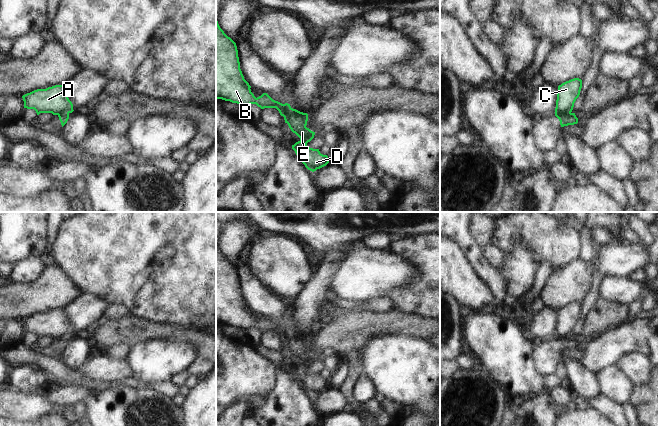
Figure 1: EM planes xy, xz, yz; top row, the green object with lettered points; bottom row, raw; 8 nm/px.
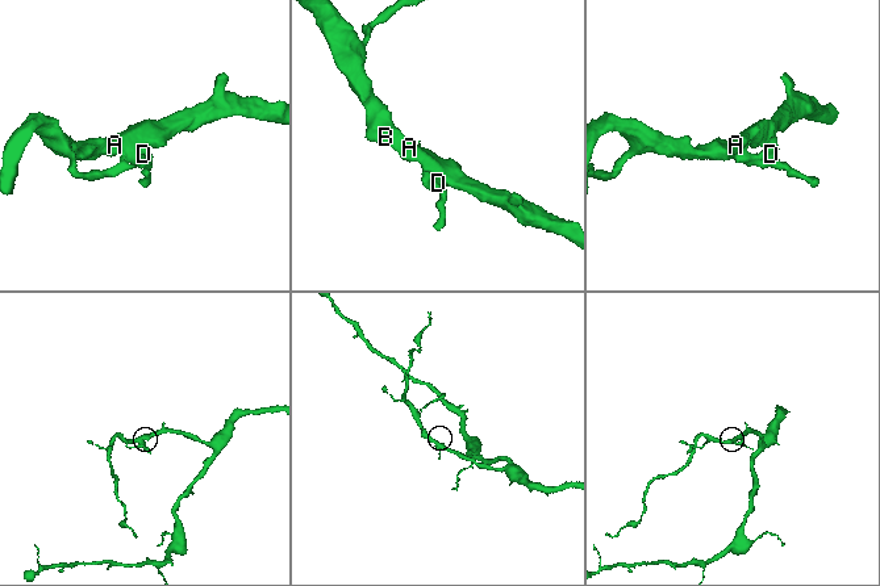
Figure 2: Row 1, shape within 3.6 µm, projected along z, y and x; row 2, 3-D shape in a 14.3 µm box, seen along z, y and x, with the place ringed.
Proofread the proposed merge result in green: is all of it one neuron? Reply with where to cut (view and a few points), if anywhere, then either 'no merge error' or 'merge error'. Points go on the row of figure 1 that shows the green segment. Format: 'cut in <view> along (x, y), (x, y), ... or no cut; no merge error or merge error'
cut in xz along (285, 104), (290, 109), (290, 112), (284, 118); merge error

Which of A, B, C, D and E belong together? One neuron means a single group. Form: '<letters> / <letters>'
A B C / D E

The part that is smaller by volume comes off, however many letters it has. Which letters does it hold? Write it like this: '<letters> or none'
D, E

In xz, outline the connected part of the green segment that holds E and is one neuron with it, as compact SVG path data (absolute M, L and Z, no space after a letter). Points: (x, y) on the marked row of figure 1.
M285 103L285 107L291 109L290 114L284 118L285 123L300 138L298 142L292 145L292 149L295 151L298 159L312 172L326 166L329 163L328 156L321 154L319 149L313 149L307 146L307 143L315 135L315 132L306 127L308 114L293 109L288 103Z

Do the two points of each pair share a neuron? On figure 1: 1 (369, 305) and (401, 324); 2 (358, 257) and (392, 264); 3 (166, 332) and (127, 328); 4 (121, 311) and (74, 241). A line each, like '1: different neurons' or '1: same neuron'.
1: different neurons
2: same neuron
3: same neuron
4: different neurons

